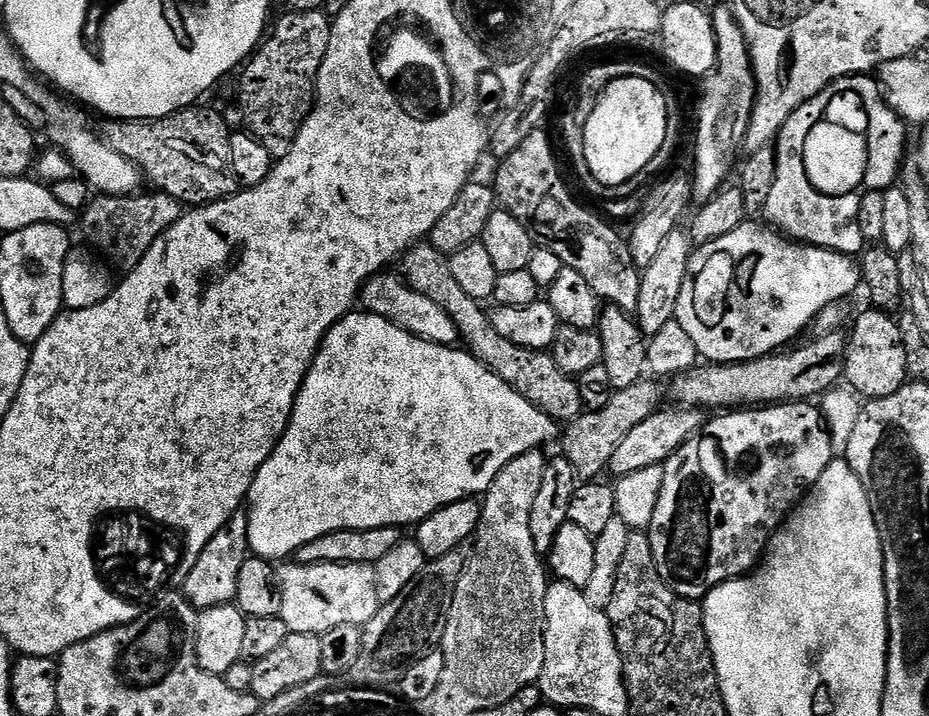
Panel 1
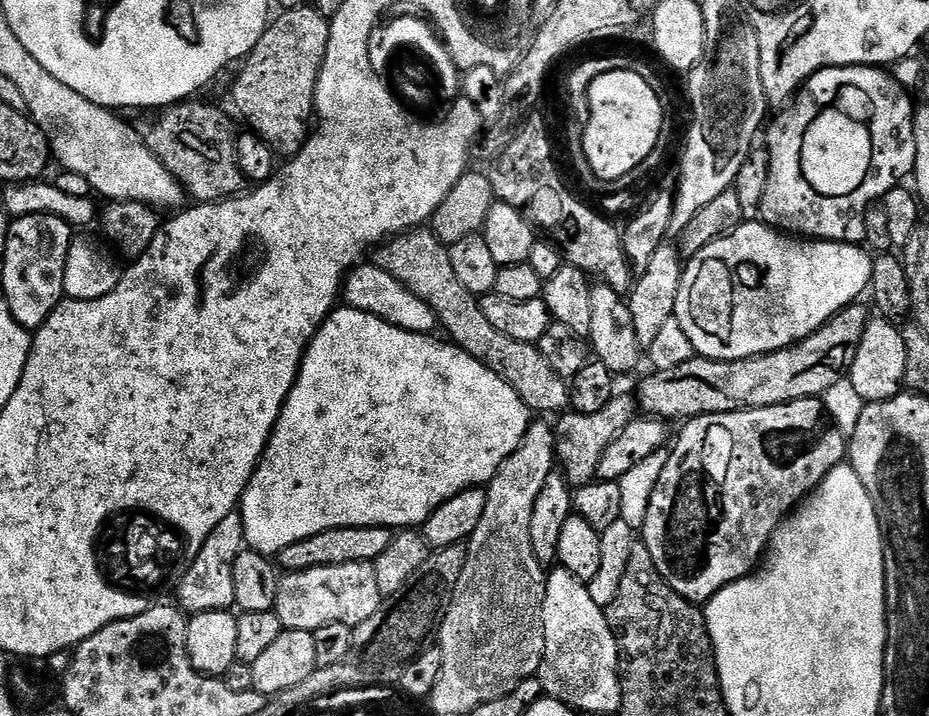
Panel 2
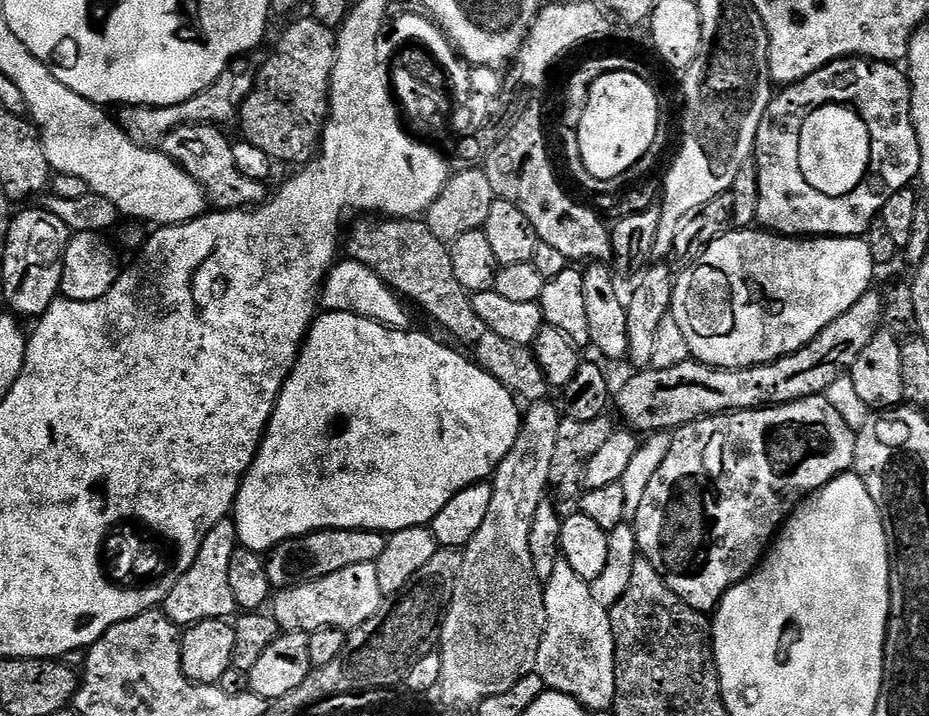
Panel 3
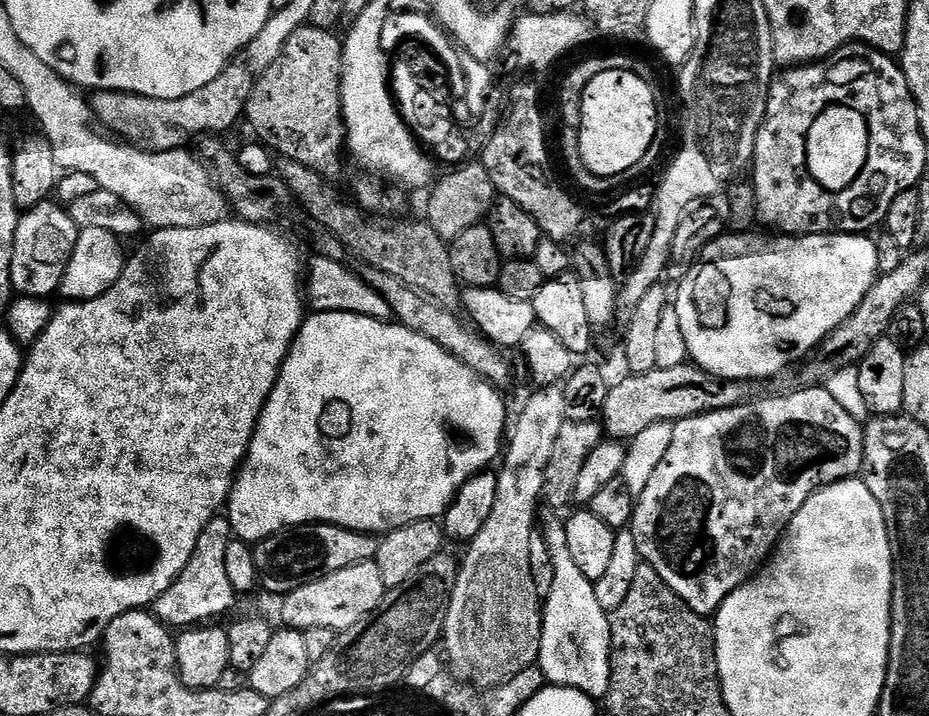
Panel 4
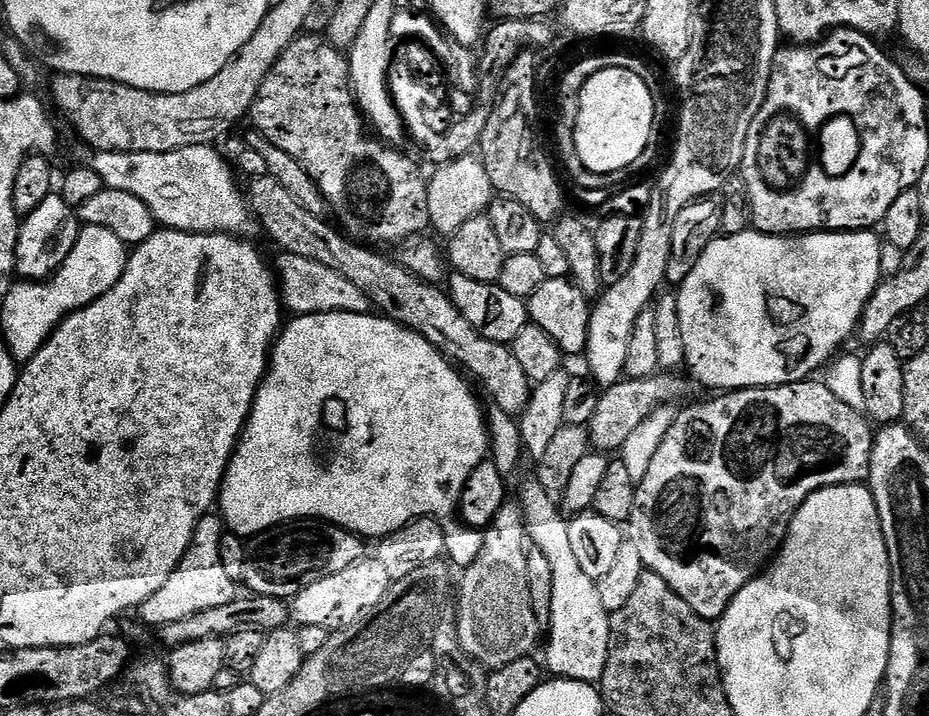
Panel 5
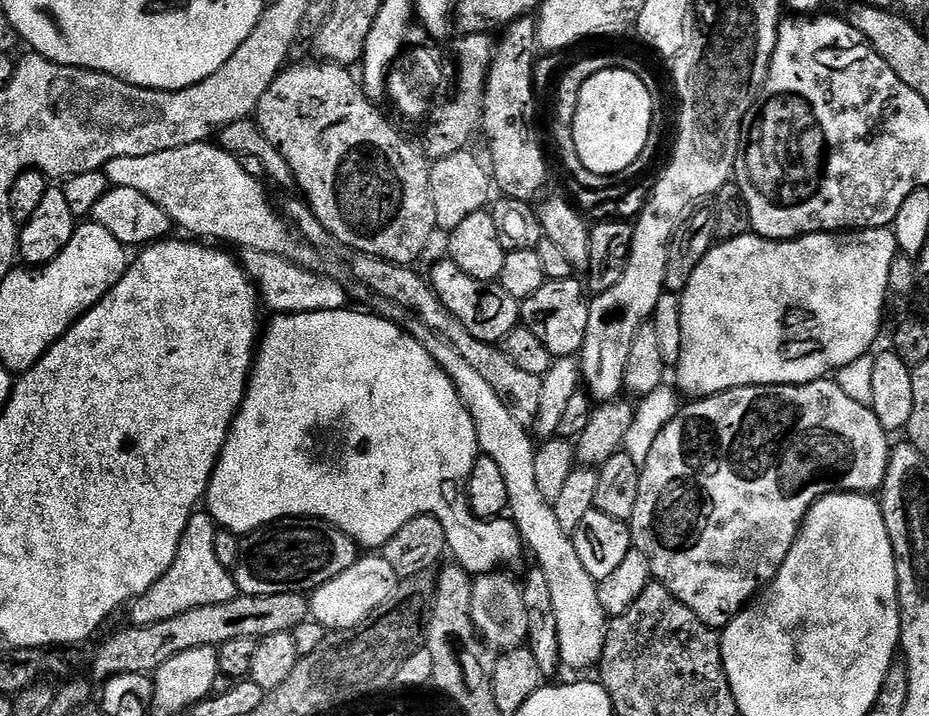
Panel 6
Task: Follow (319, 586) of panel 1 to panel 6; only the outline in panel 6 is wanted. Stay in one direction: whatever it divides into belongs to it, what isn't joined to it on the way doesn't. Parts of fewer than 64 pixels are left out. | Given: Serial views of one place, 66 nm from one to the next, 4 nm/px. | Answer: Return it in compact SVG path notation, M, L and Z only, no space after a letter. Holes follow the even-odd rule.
M383 554L361 555L350 570L342 570L338 578L330 578L330 582L311 593L311 619L318 621L328 632L350 630L358 626L358 622L370 618L370 614L374 614L374 610L378 610L378 606L382 606L390 594L394 594L397 583L394 566L386 562Z

